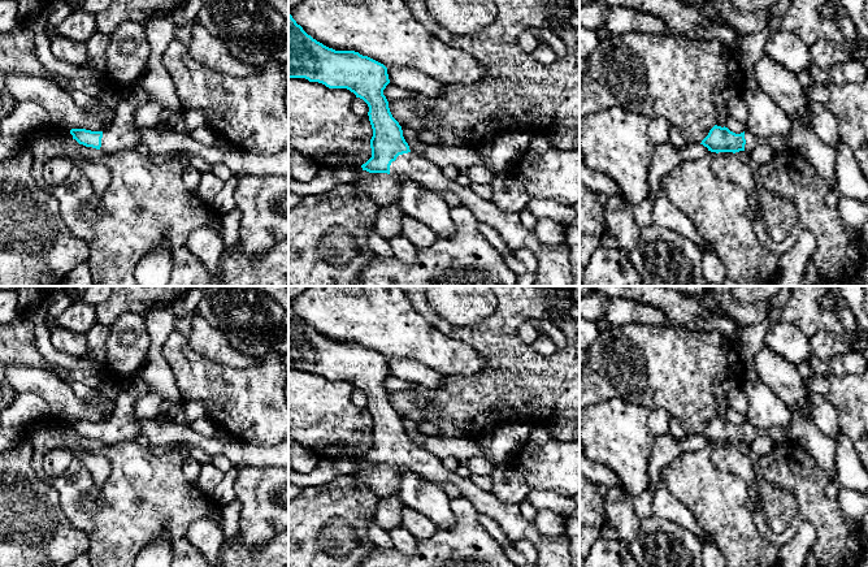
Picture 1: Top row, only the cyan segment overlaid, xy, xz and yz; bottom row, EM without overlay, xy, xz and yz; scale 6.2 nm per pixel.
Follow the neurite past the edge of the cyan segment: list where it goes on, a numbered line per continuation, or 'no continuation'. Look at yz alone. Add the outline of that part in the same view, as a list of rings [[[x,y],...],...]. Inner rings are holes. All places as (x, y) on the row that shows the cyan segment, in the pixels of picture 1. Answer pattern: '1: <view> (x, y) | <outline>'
1: yz (751, 141) | [[[745,130],[745,139],[746,139],[745,151],[747,152],[751,152],[760,142],[760,139],[756,135],[751,134],[747,130]]]

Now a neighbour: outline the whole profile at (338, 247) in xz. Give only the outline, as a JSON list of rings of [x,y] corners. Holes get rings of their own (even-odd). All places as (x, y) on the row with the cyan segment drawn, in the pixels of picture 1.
[[[333,228],[318,242],[317,256],[335,267],[344,267],[361,260],[363,243],[343,228]]]

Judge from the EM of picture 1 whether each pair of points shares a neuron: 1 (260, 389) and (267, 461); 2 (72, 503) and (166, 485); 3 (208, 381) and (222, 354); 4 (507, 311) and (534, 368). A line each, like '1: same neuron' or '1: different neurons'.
1: different neurons
2: same neuron
3: different neurons
4: same neuron

